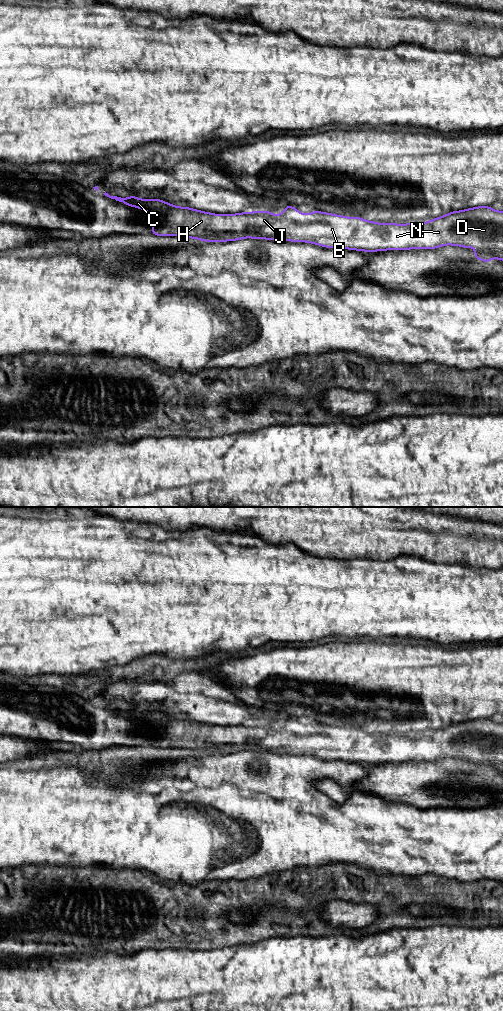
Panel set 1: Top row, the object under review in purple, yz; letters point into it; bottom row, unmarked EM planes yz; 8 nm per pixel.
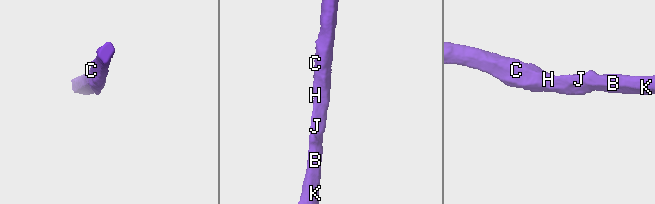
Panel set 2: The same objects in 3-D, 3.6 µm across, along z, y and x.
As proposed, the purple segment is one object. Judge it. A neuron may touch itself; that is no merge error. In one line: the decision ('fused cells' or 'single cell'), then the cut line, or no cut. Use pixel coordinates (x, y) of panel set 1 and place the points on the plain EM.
single cell; no cut

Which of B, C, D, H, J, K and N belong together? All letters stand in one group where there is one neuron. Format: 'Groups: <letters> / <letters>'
Groups: B C D H J K N

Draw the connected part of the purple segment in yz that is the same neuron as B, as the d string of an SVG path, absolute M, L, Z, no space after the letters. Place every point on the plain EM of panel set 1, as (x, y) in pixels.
M106 704L103 706L130 719L136 719L144 723L148 723L149 733L153 737L153 741L150 743L150 745L157 748L179 748L199 751L205 754L236 753L245 750L267 752L280 751L283 753L313 755L326 760L339 759L365 764L407 761L435 761L445 757L453 757L462 758L467 761L474 759L476 764L474 765L473 769L480 773L485 773L488 776L493 770L503 773L503 723L496 723L490 718L478 718L461 723L452 723L449 726L434 730L431 733L422 734L420 736L382 736L379 734L368 733L361 729L346 729L320 723L313 723L311 725L304 726L300 725L296 719L290 717L286 717L284 723L279 727L274 727L267 722L237 726L213 726L193 720L178 719L156 710L138 711L134 707L121 710L117 708L110 708Z

